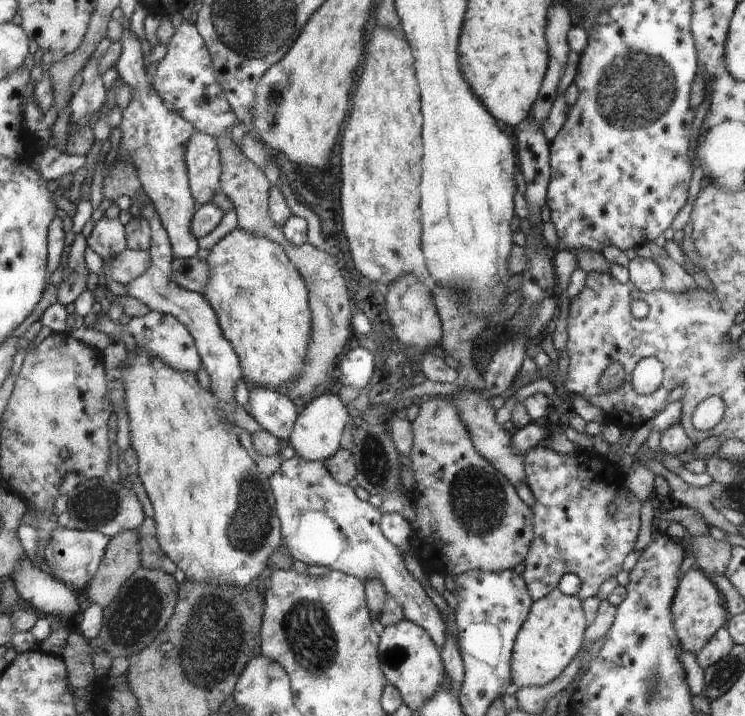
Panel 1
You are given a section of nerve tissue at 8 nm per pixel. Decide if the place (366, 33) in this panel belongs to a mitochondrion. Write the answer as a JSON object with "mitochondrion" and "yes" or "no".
{"mitochondrion":"no"}

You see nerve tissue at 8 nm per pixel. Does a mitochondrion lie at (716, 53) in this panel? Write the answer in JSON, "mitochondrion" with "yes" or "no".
{"mitochondrion":"no"}

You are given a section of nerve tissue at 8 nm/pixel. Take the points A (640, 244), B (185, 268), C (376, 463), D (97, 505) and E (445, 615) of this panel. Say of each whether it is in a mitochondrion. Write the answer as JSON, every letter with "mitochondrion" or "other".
{"A":"other","B":"other","C":"mitochondrion","D":"mitochondrion","E":"other"}

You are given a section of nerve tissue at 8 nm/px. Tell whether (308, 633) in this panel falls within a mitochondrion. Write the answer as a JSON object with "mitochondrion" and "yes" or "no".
{"mitochondrion":"yes"}

